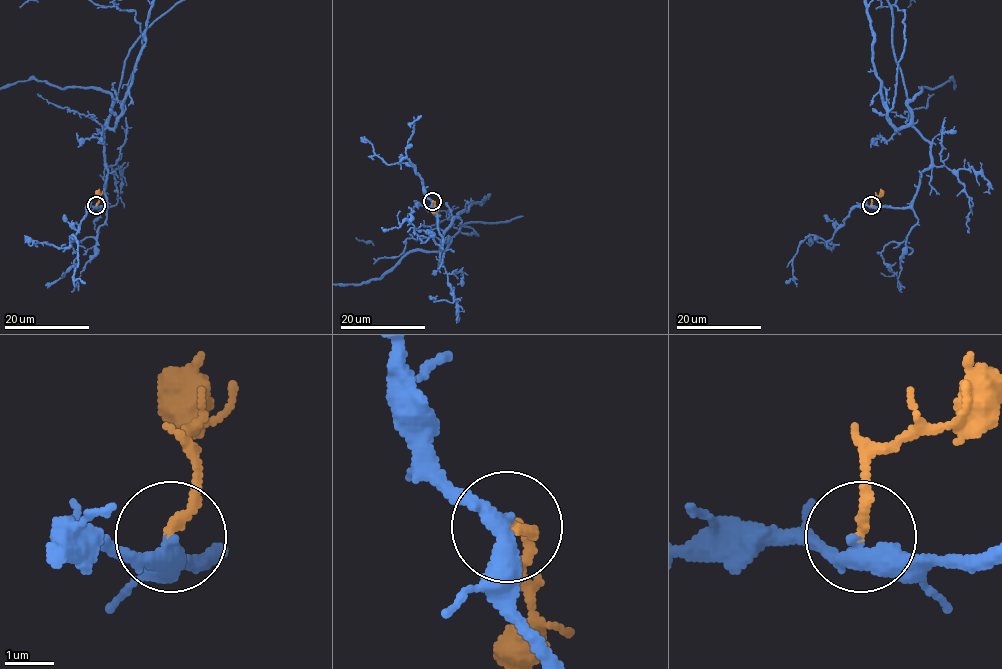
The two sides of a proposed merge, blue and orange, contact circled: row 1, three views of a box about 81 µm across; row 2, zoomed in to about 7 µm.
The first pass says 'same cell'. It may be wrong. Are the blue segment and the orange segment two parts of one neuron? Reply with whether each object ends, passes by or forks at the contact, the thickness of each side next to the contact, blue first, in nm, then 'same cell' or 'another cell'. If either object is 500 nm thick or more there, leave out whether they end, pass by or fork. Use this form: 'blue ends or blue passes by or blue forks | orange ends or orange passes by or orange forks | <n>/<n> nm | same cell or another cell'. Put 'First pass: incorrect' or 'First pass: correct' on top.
First pass: correct
blue passes by | orange ends | 340/220 nm | same cell

